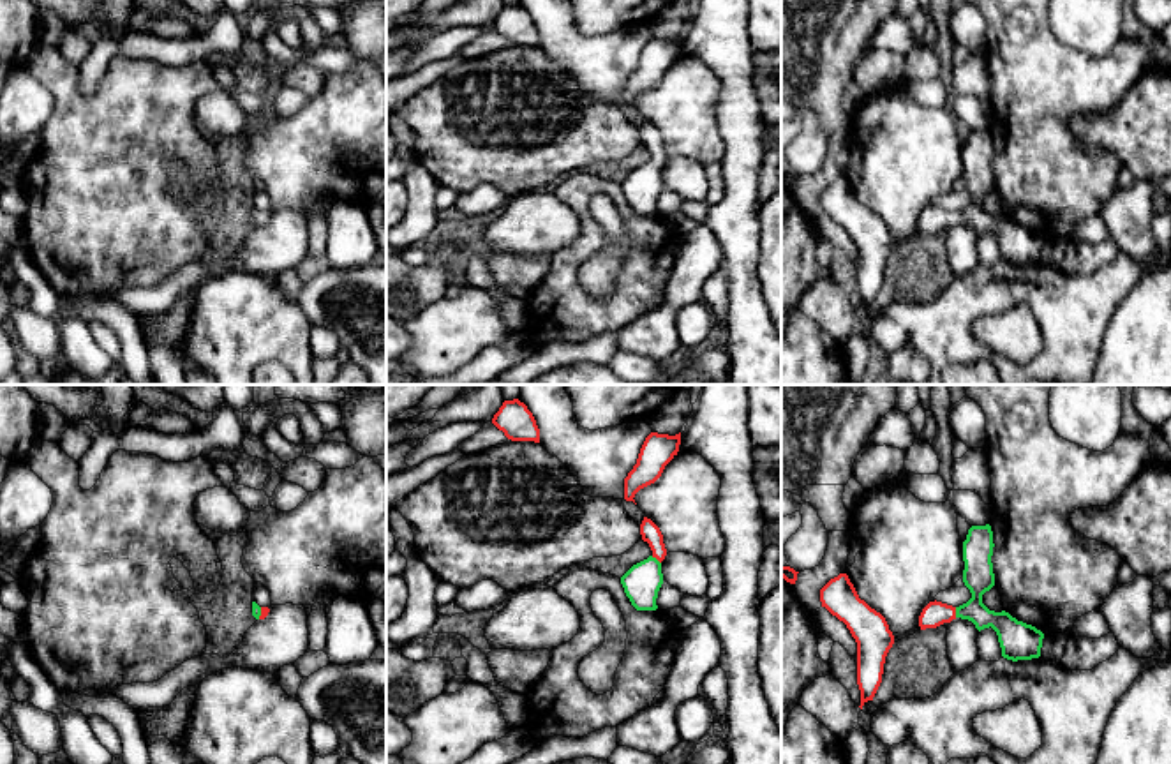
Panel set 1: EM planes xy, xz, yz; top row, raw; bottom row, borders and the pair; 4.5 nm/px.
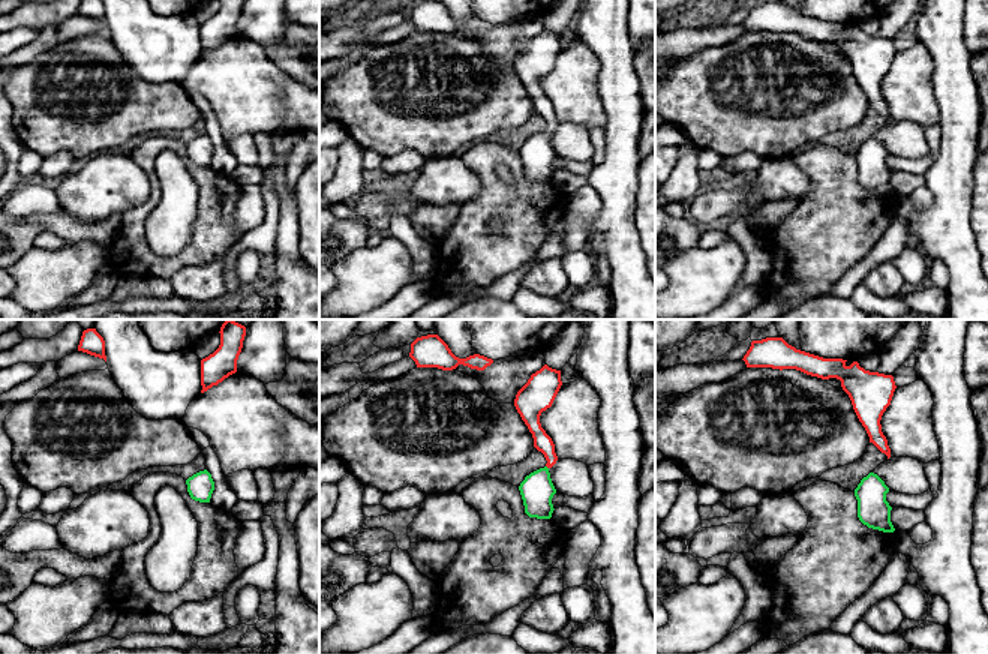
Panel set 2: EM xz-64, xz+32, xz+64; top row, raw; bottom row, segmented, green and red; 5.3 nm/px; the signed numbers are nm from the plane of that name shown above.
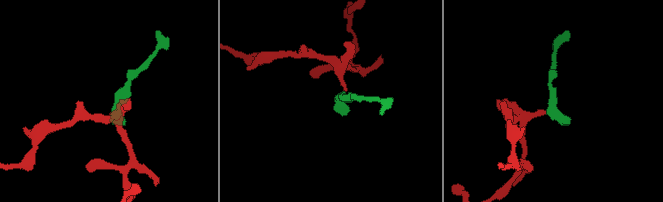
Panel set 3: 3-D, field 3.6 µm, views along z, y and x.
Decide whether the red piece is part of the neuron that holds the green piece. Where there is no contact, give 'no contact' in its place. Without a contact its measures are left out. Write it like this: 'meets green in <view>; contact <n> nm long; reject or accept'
meets green in yz; contact 50 nm long; accept

